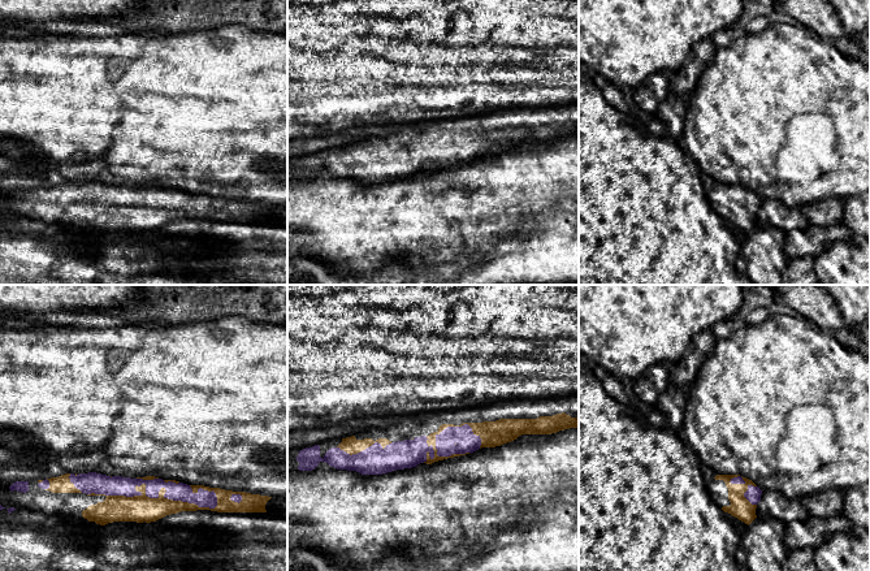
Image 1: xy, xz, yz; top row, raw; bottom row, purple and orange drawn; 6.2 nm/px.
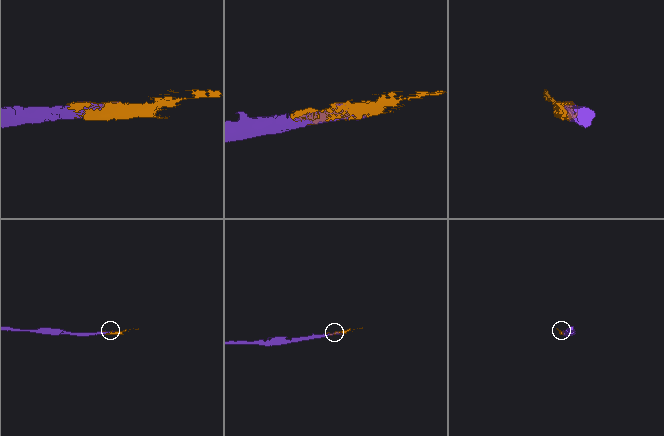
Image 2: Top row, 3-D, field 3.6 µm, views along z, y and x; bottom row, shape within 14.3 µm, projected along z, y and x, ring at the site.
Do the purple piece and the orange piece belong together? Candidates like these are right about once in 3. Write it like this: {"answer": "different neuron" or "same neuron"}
{"answer": "same neuron"}

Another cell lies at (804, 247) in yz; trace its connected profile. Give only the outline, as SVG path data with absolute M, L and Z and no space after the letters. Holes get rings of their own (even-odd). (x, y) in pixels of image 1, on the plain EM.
M843 222L827 228L809 225L804 232L792 229L785 233L784 254L788 260L797 256L815 258L836 242L847 242L856 234Z

